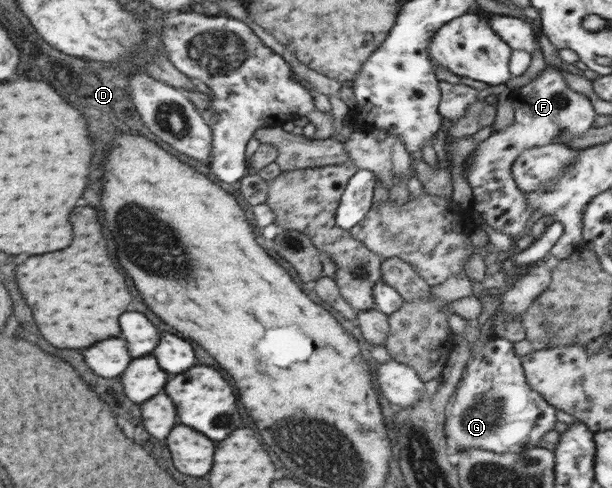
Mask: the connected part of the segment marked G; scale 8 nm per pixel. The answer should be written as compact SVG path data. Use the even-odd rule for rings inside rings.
M491 335L483 348L471 355L464 374L445 411L444 432L450 449L468 451L482 448L497 454L518 453L529 446L537 447L537 439L553 428L557 410L528 385L521 357L515 353L511 340Z

